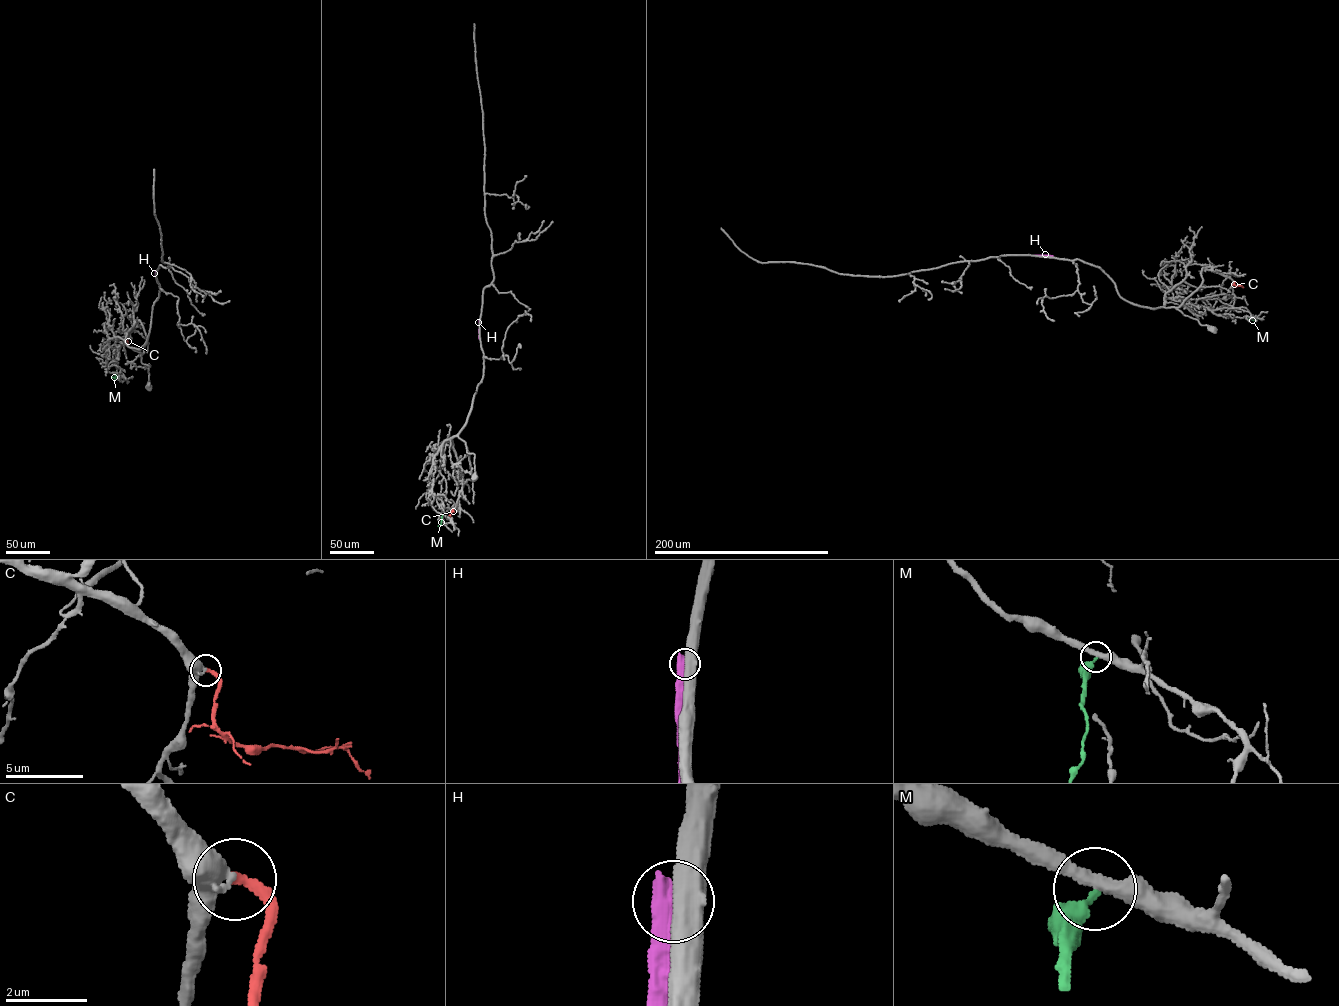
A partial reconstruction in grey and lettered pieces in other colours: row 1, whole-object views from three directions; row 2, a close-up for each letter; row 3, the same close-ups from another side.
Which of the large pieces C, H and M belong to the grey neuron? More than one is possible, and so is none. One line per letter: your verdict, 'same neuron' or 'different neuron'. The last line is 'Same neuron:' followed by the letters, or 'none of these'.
C: same neuron
H: different neuron
M: different neuron
Same neuron: C

